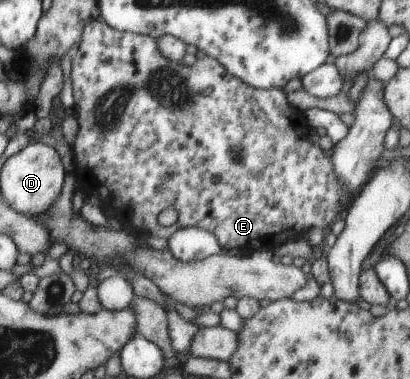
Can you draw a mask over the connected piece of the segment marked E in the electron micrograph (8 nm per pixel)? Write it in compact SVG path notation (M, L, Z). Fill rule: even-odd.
M100 18L91 20L83 28L80 42L72 52L70 78L76 104L75 116L78 121L76 140L72 146L76 189L94 194L104 202L104 205L112 207L119 223L128 230L139 233L140 236L148 234L168 240L180 228L196 227L212 232L224 251L234 250L234 248L239 248L245 253L272 251L288 240L300 239L311 228L319 227L329 231L338 213L343 206L348 206L345 204L351 200L346 190L338 184L332 158L326 156L318 144L308 141L312 128L307 124L304 112L288 103L283 89L278 87L259 89L250 86L232 76L215 58L206 56L198 59L193 65L170 62L159 51L157 39L144 34L110 28ZM208 88L210 94L203 94L203 91ZM168 208L177 211L176 222L166 227L158 225L158 215Z

